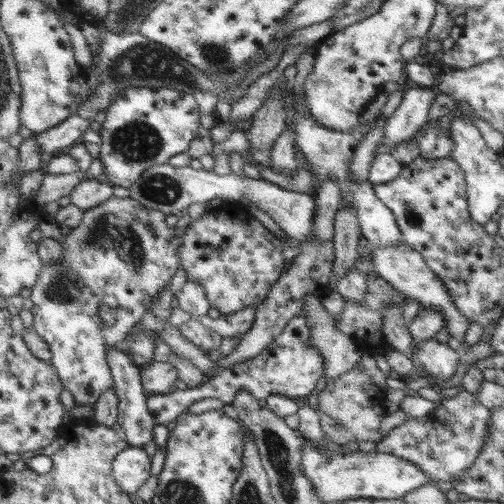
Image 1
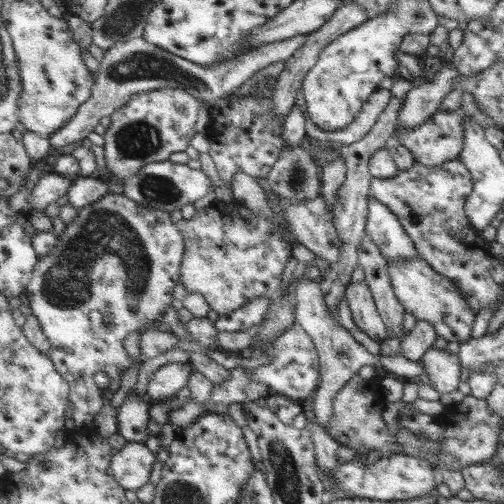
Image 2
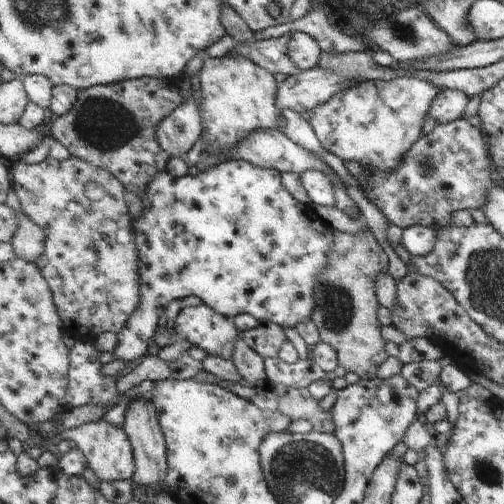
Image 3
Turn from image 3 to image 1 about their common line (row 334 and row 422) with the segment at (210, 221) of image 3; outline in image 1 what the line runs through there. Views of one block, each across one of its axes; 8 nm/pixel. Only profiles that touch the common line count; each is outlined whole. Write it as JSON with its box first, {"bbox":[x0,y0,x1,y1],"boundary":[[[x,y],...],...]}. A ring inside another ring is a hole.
{"bbox":[109,346,157,448],"boundary":[[[119,346],[109,348],[109,362],[113,368],[113,378],[117,380],[115,392],[117,398],[121,400],[119,404],[119,426],[123,426],[123,434],[129,438],[131,448],[143,448],[147,442],[151,442],[155,438],[155,424],[157,420],[153,418],[153,412],[149,410],[149,394],[143,388],[143,372],[139,370],[139,366],[133,366],[131,358],[127,354],[121,352]]]}

